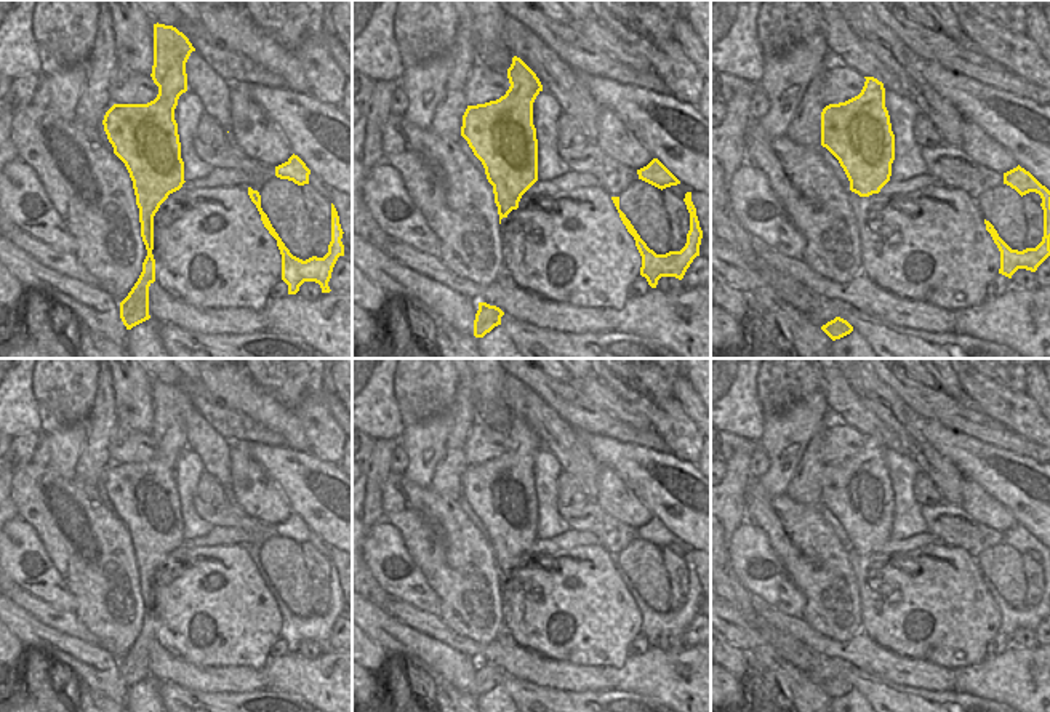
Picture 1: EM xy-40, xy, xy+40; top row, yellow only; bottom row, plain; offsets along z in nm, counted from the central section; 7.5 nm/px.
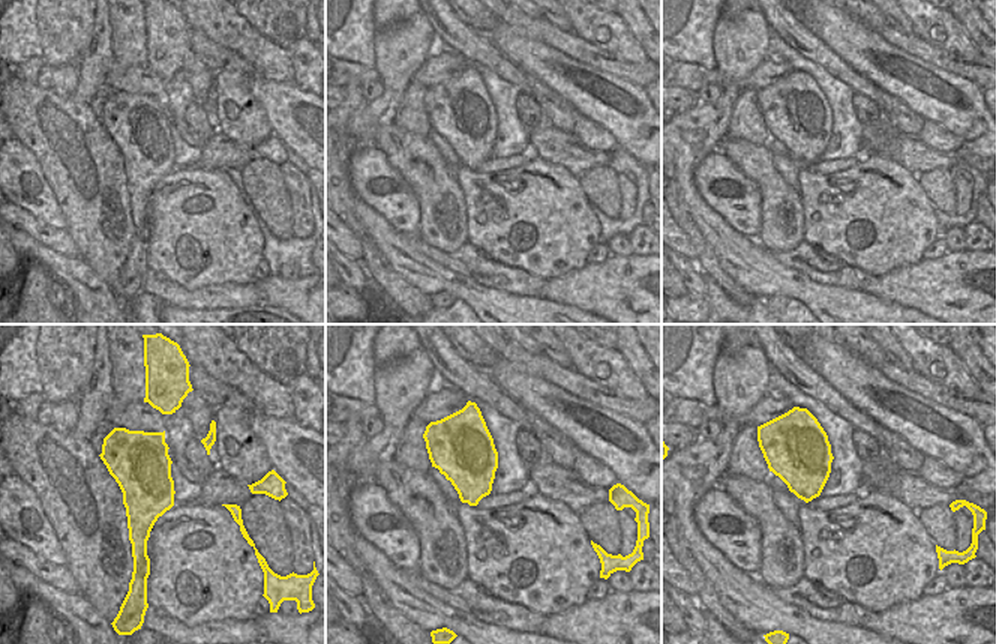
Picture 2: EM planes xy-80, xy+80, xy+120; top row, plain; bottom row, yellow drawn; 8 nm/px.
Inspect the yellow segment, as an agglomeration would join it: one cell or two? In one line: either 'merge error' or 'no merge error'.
merge error

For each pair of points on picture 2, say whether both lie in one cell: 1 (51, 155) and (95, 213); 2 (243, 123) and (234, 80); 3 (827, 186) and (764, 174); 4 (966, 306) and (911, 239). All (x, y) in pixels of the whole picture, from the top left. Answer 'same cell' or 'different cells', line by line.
1: same cell
2: same cell
3: different cells
4: different cells

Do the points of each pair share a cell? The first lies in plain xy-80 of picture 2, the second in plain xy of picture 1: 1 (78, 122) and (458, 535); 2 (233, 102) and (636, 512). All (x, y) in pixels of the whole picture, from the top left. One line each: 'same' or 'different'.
1: same
2: same

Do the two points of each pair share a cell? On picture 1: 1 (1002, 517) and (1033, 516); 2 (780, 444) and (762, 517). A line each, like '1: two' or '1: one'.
1: two
2: two

